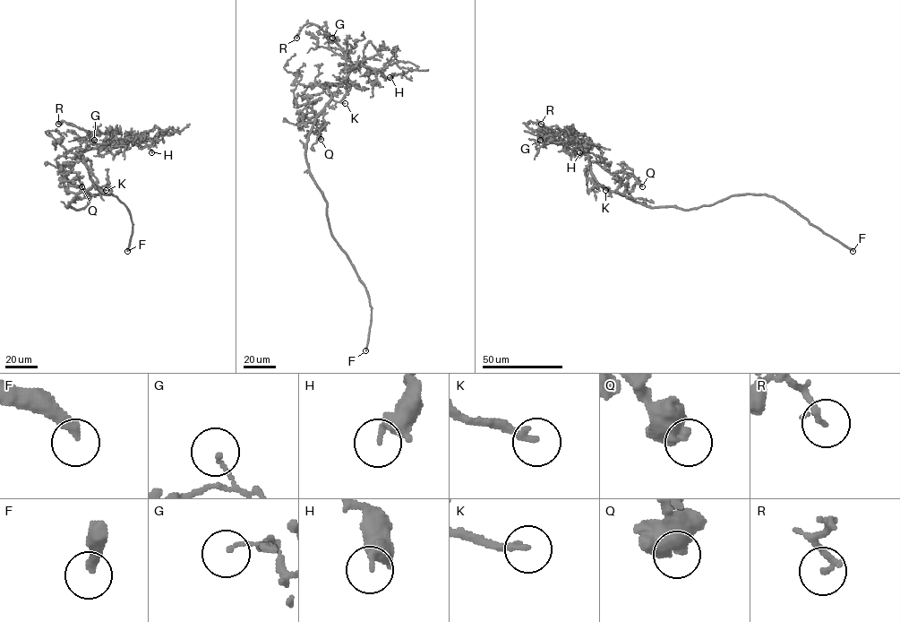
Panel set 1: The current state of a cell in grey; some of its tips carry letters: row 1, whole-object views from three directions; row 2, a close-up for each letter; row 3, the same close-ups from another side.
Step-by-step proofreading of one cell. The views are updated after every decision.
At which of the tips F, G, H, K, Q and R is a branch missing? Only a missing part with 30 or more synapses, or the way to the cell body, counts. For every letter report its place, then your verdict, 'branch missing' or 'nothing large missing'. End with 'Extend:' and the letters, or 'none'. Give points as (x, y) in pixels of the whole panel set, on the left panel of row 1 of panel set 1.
F: place (127, 251); branch missing
G: place (94, 140); nothing large missing
H: place (151, 152); nothing large missing
K: place (106, 190); branch missing
Q: place (81, 186); nothing large missing
R: place (58, 124); nothing large missing
Extend: F, K

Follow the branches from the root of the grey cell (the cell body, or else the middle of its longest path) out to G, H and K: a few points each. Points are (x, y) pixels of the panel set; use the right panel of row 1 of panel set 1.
G: (655, 207), (633, 202), (601, 185), (591, 172), (587, 149), (584, 146), (540, 140)
H: (655, 207), (647, 207), (606, 190), (591, 172), (587, 149), (569, 142), (576, 140), (581, 147), (579, 152)
K: (655, 207), (647, 207), (609, 191), (603, 185), (605, 190)

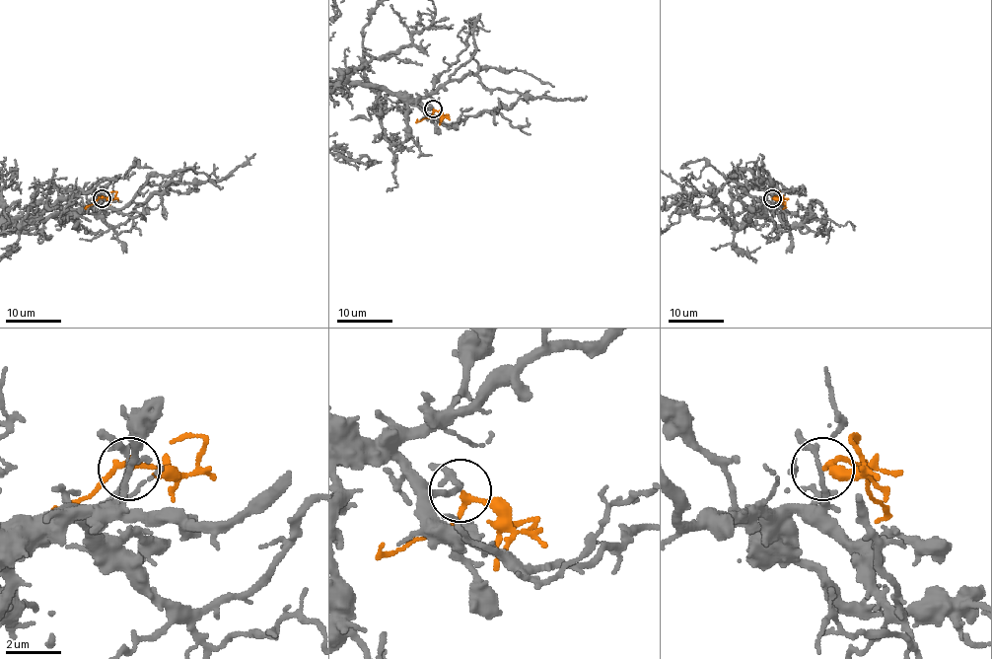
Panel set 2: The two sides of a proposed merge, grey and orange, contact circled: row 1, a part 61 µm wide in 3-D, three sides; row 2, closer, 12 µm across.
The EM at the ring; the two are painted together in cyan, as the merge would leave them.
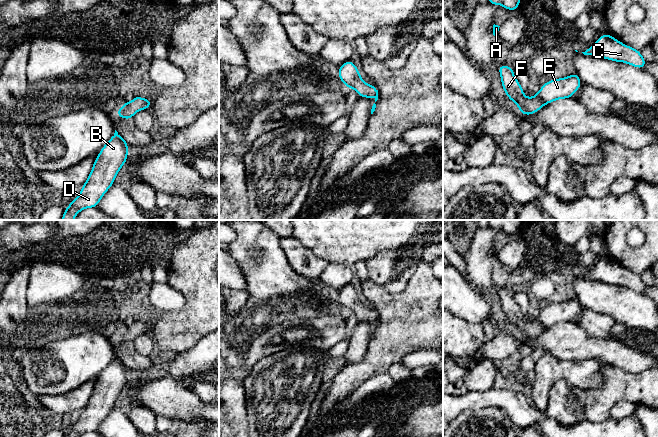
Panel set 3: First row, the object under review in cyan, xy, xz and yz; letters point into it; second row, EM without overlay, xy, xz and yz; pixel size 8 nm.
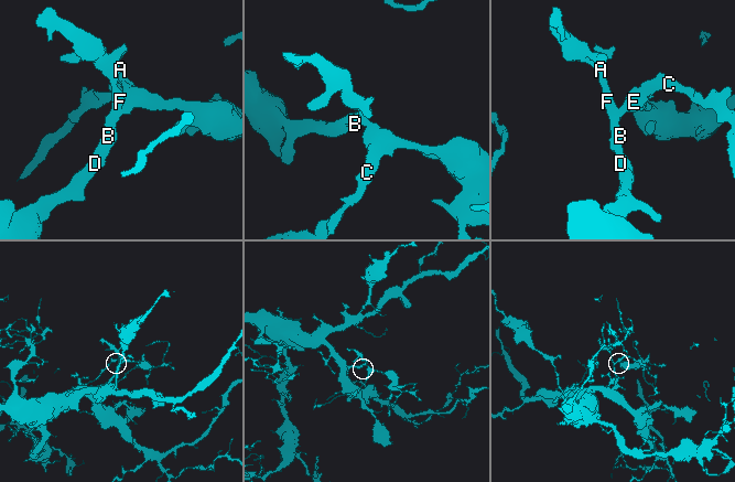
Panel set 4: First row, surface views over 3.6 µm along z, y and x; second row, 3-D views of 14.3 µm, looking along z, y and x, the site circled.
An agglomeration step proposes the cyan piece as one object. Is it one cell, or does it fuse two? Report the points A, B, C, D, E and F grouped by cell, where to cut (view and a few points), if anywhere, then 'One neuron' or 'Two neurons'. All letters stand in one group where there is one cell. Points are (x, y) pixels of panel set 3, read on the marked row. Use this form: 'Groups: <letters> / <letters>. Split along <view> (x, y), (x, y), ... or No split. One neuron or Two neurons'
Groups: A B C D E F. No split. One neuron

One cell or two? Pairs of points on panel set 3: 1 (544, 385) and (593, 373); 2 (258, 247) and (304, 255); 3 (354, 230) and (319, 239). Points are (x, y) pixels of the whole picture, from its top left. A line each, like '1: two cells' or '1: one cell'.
1: one cell
2: two cells
3: one cell

